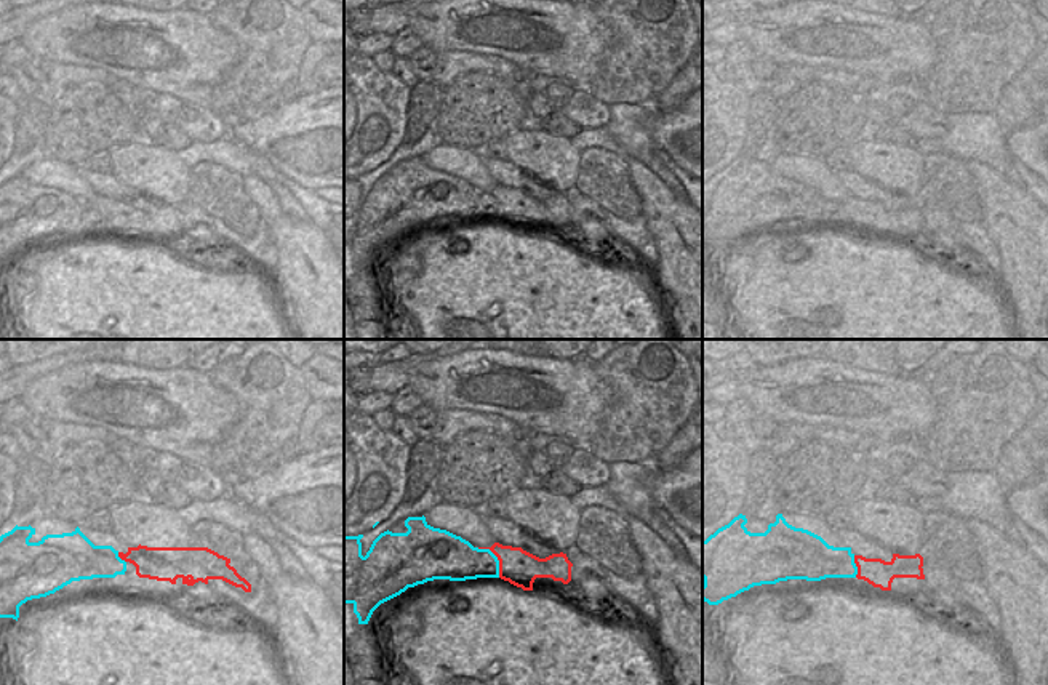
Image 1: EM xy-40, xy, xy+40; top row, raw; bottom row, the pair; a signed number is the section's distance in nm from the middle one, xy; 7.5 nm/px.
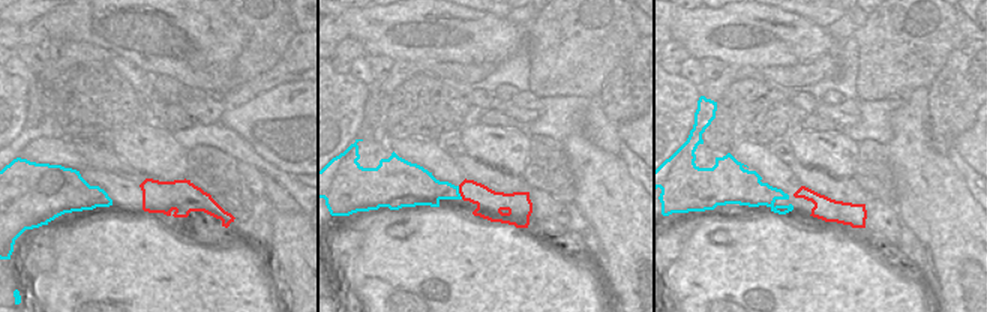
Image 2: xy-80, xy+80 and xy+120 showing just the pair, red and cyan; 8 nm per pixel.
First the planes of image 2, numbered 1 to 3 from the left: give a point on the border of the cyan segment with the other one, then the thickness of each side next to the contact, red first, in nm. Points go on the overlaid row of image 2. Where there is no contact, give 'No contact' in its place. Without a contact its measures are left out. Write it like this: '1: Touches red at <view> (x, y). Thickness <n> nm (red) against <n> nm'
1: No contact
2: Touches red at xy+80 (459, 192). Thickness 200 nm (red) against 220 nm
3: No contact

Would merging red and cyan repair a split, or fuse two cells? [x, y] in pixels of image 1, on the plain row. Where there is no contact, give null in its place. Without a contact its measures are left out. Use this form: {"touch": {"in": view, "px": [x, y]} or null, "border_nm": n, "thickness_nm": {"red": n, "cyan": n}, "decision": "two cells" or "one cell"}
{"touch": {"in": "xy", "px": [496, 197]}, "border_nm": 280, "thickness_nm": {"red": 260, "cyan": 260}, "decision": "two cells"}

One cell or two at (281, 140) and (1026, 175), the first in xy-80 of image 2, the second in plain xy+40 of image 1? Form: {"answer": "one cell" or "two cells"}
{"answer": "two cells"}

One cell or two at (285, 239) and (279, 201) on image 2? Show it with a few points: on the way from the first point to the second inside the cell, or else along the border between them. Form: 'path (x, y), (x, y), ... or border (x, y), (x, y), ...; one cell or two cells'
border (278, 209), (287, 213), (297, 213); two cells

